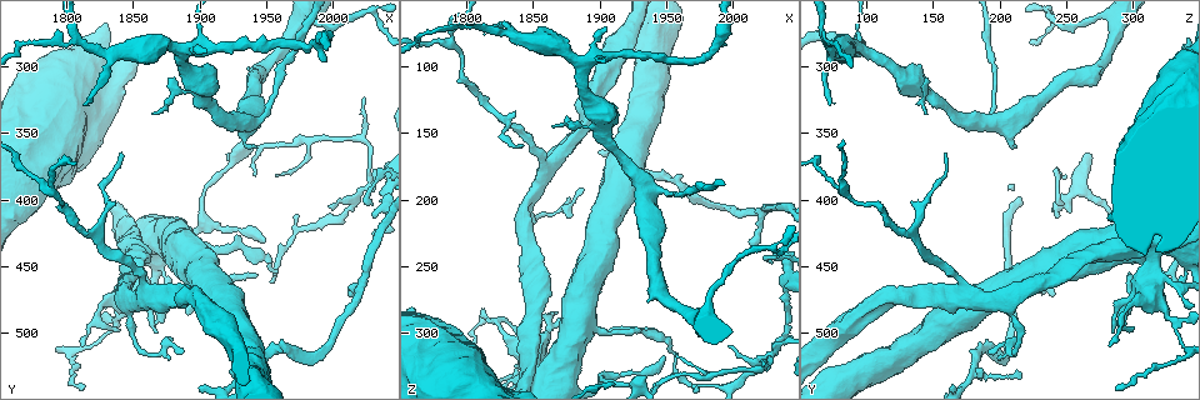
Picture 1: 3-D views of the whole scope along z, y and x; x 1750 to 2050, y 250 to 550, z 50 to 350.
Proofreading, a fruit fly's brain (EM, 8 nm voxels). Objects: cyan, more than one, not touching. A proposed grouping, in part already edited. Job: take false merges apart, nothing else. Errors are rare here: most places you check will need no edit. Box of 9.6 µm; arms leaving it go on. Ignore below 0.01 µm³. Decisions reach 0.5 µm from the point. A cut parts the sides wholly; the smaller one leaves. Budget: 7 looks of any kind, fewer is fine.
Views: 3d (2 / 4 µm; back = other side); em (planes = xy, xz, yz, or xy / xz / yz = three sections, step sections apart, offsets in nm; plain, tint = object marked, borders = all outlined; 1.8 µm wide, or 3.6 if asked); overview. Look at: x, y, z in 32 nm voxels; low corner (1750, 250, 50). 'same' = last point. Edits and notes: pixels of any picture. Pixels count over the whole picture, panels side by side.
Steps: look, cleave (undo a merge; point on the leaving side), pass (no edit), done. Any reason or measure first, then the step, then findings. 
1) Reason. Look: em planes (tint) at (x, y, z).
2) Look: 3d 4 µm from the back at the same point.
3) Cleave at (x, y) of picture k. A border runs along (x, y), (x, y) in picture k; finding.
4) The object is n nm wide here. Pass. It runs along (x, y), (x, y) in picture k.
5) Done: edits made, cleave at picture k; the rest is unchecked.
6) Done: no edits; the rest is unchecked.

Look: 3d 4 µm from the back at (1786, 392, 84).

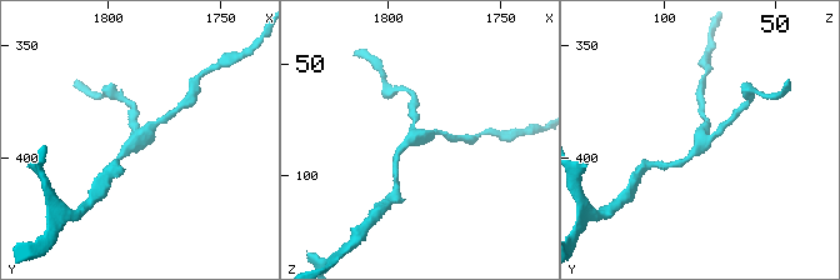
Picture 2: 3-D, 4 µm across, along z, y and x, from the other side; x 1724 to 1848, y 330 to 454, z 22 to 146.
Now the EM. Look: em xy step 4 (tint) at (1788, 393, 82).

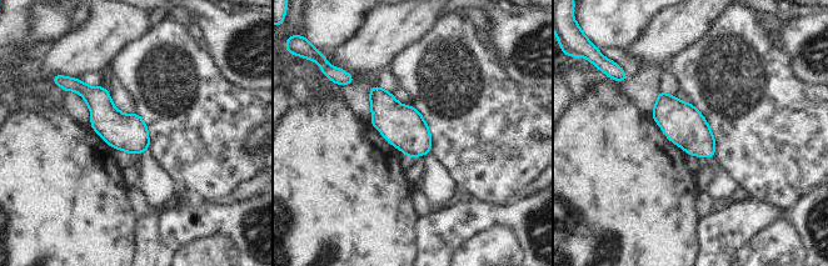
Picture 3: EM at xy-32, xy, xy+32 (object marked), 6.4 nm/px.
Look: em planes (tint) at the same point.

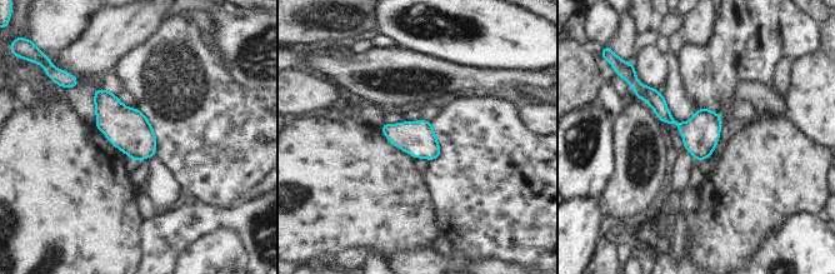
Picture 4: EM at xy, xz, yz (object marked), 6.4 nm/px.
The object is 220 nm wide here. Pass. Continuous, no second neuron.

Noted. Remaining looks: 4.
Three arms meet. Look: em planes (plain) at (2022, 468, 206).

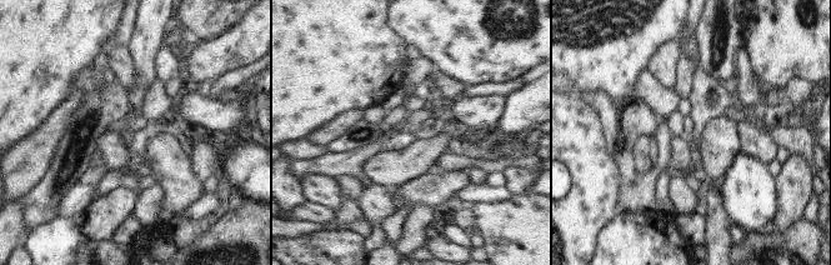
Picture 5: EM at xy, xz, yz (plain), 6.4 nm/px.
Look: em planes (tint) at the same point.

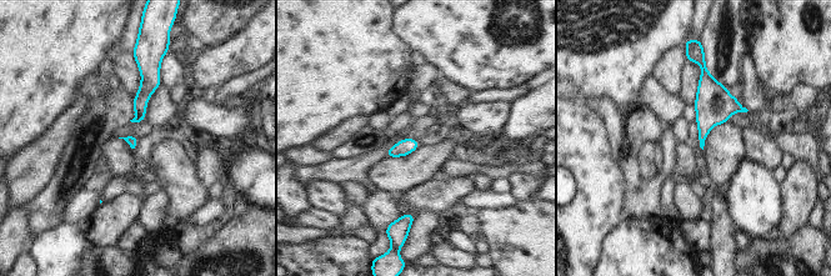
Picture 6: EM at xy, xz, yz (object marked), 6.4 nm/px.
Pass. Continuous, no second neuron.

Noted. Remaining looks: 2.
Narrows sharply. Look: em 3.6 µm xy step 4 (tint) at (1838, 492, 332).

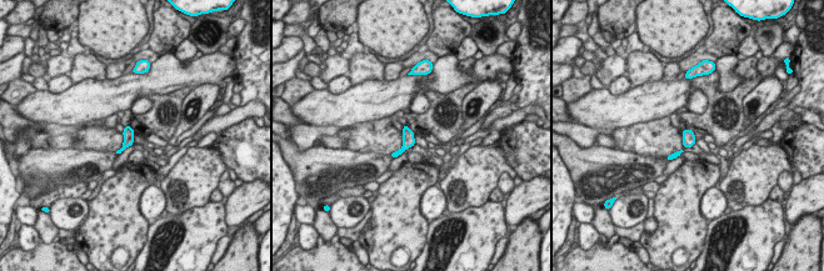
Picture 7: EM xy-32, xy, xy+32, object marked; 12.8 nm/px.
Another direction. Look: em 3.6 µm planes (tint) at the same point.

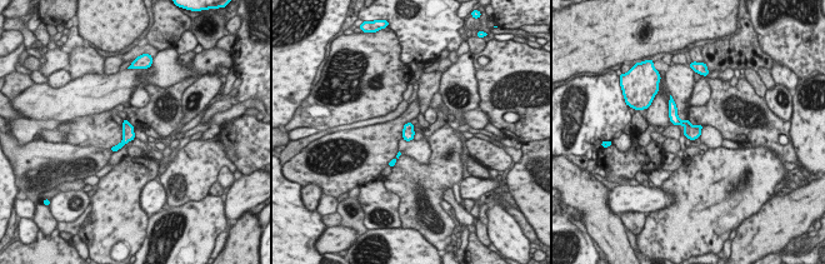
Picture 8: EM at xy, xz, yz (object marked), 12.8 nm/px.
Pass. It runs along (671, 104), (673, 114), (696, 134) in picture 8; continuous, no second neuron.

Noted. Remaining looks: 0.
Done: no edits; the rest is unchecked.

